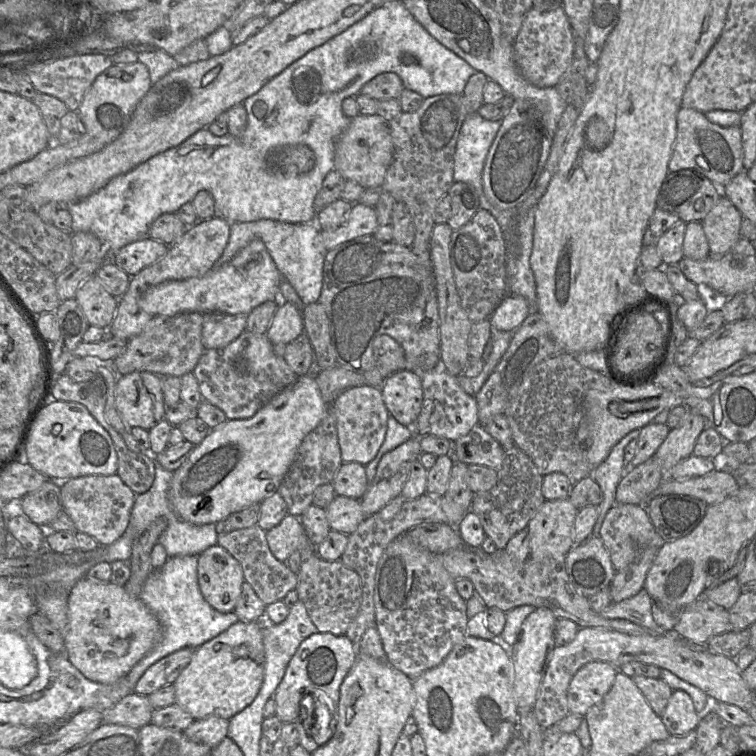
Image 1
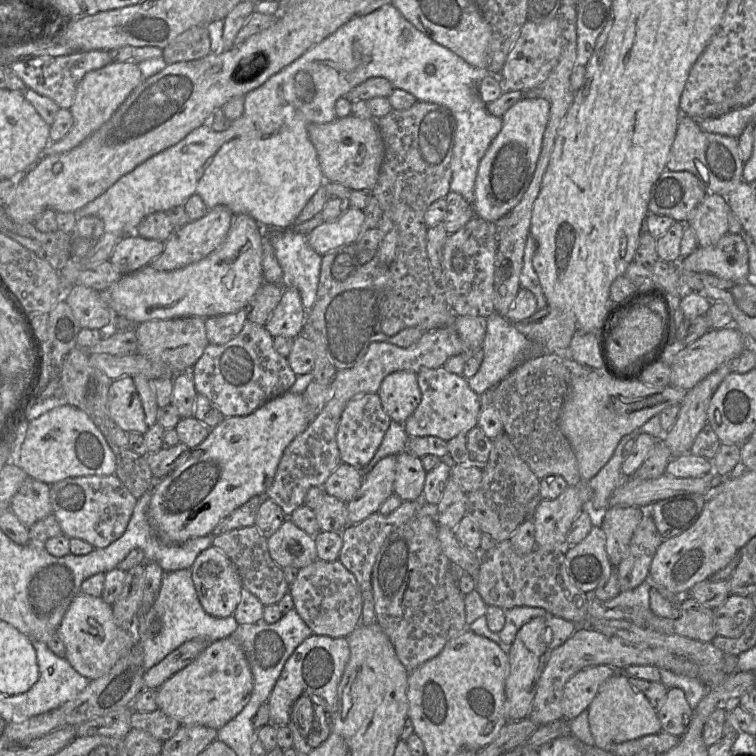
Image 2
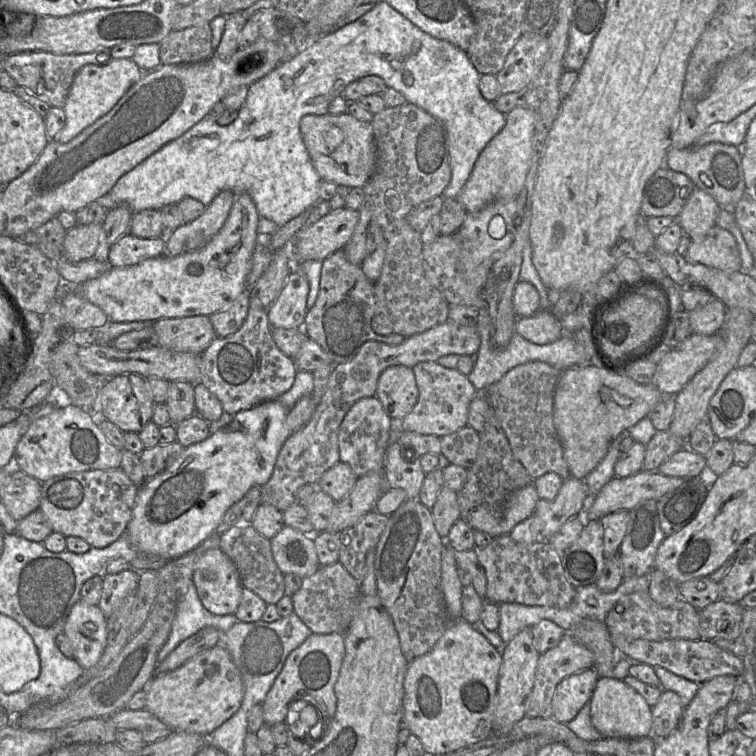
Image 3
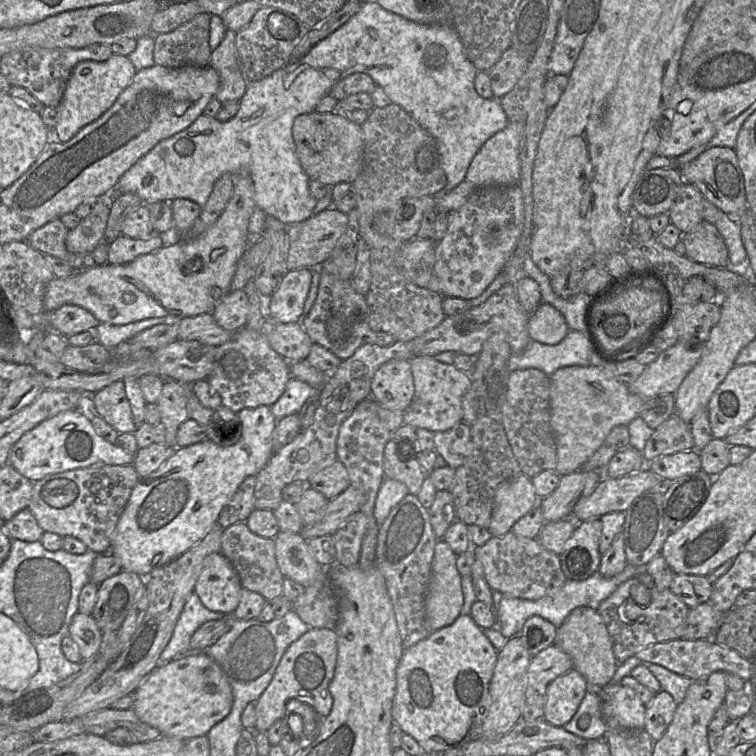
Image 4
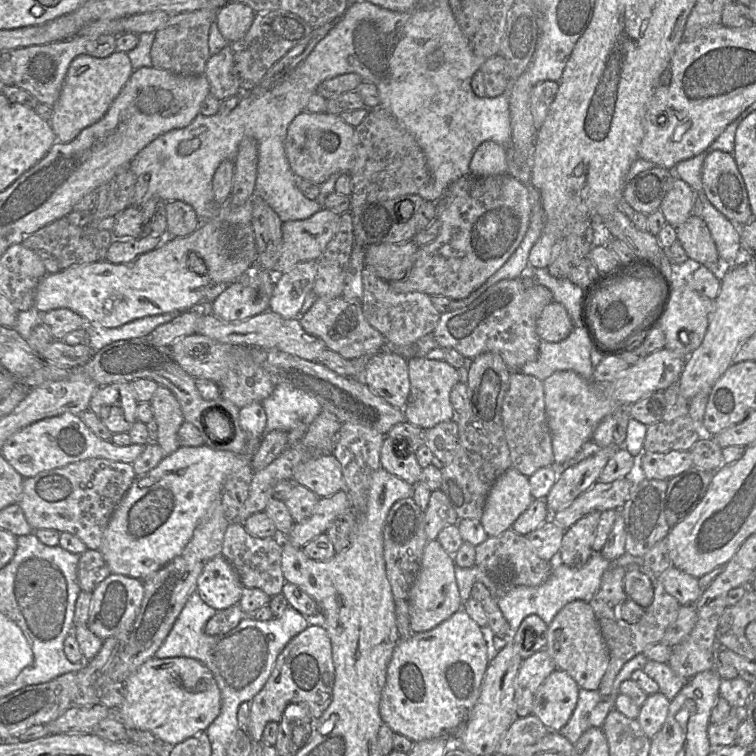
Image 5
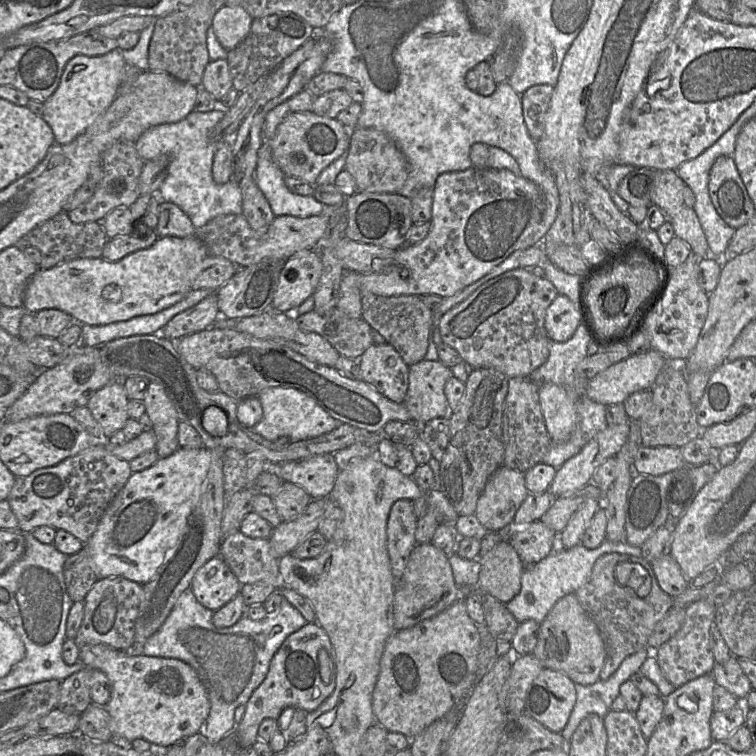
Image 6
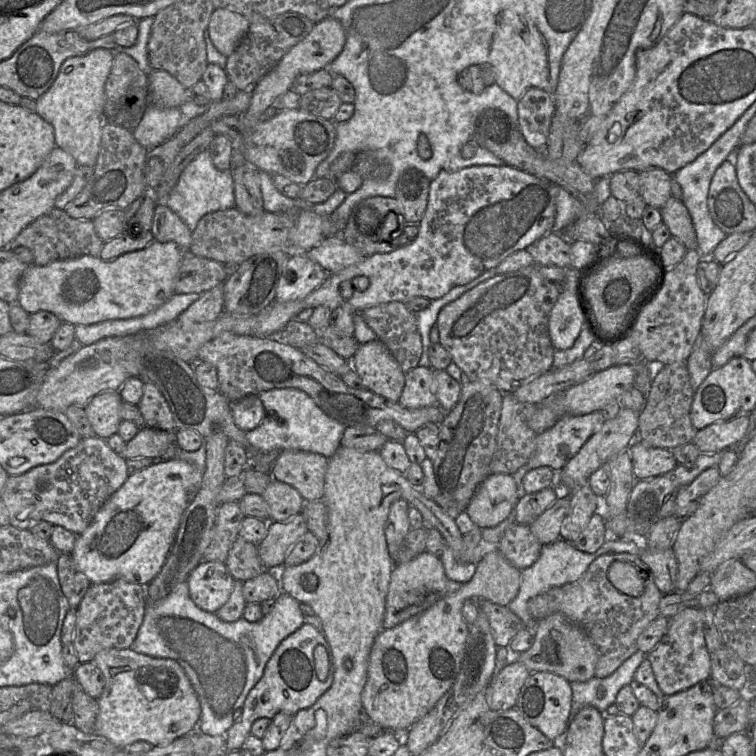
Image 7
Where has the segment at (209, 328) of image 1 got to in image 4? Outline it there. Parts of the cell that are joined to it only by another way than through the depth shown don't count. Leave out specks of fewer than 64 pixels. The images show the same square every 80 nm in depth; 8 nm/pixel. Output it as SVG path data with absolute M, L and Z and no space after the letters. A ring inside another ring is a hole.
M243 289L225 295L211 311L219 326L229 332L239 331L247 322L250 311L248 297Z

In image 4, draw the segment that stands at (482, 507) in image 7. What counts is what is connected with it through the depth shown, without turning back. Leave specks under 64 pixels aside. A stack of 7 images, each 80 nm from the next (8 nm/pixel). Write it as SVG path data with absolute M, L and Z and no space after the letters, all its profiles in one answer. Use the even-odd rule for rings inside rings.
M526 475L503 482L495 493L489 532L493 537L504 536L538 502L531 479Z

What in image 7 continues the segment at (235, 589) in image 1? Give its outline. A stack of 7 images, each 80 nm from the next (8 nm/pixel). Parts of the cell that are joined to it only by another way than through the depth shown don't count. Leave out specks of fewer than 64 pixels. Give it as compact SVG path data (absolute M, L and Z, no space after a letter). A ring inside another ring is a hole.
M202 561L187 579L190 597L202 610L217 612L229 599L235 579L225 563Z

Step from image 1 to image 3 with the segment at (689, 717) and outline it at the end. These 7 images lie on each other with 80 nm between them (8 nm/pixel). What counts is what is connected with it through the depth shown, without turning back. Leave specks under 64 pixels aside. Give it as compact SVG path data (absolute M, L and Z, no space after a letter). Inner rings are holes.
M663 690L658 703L651 708L652 711L652 729L651 735L654 739L663 739L670 735L680 724L684 707L680 697L673 691Z

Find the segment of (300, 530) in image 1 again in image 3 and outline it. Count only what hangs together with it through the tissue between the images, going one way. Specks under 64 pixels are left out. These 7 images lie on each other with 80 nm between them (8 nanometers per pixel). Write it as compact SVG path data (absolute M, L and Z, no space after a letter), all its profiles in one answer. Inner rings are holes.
M284 525L270 542L273 558L283 574L292 573L303 579L320 567L310 535Z

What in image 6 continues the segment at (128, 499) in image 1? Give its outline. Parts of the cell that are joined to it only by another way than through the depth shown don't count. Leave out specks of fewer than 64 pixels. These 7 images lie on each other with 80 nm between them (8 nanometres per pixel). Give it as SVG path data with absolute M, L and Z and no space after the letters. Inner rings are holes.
M103 444L84 449L60 463L17 477L7 501L22 533L49 526L71 533L84 545L95 532L110 502L124 487L132 471L126 460L111 454Z

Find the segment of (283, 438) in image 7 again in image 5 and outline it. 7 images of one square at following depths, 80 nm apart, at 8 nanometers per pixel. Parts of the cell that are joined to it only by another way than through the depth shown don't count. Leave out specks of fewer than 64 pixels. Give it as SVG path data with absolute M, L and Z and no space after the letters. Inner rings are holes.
M289 384L277 385L261 404L267 416L266 432L289 432L300 424L309 426L322 411L314 396Z

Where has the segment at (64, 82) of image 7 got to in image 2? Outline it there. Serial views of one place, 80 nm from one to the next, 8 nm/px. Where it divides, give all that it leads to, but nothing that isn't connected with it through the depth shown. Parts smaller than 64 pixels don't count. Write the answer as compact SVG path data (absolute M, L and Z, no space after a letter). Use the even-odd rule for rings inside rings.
M134 61L111 62L100 69L86 73L77 86L74 102L69 109L74 119L72 129L63 139L57 142L49 142L48 146L41 152L40 159L68 152L84 142L111 118L143 80L138 63Z

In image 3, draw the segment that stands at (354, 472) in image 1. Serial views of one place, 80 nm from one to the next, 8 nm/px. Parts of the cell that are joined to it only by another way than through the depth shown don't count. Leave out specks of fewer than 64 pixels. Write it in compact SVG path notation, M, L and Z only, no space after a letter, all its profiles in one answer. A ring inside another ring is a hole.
M339 461L323 473L317 486L338 502L350 494L358 478L348 464Z

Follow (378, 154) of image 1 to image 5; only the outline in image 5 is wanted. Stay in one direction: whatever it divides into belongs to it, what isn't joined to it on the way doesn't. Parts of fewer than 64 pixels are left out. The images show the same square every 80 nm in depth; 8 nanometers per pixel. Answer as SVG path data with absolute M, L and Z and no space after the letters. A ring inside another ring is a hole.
M306 110L290 123L284 149L296 177L321 184L333 174L349 174L355 156L355 128L339 115L312 113Z

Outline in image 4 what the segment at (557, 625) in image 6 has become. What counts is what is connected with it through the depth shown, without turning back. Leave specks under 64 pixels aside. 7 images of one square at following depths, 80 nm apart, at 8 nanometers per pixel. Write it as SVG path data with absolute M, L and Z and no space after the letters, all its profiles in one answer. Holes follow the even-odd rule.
M587 606L573 609L557 628L553 645L570 656L573 669L586 679L588 691L591 688L602 688L612 681L617 669L617 661L613 652L612 639L597 610Z

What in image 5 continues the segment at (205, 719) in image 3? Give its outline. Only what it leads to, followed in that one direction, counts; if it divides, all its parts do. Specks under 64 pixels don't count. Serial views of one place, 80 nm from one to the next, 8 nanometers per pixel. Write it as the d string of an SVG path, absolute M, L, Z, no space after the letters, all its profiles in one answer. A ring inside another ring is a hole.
M152 657L125 681L123 695L123 703L115 710L126 730L149 731L165 746L174 746L201 732L205 732L221 711L221 692L213 674L206 665L188 657Z

